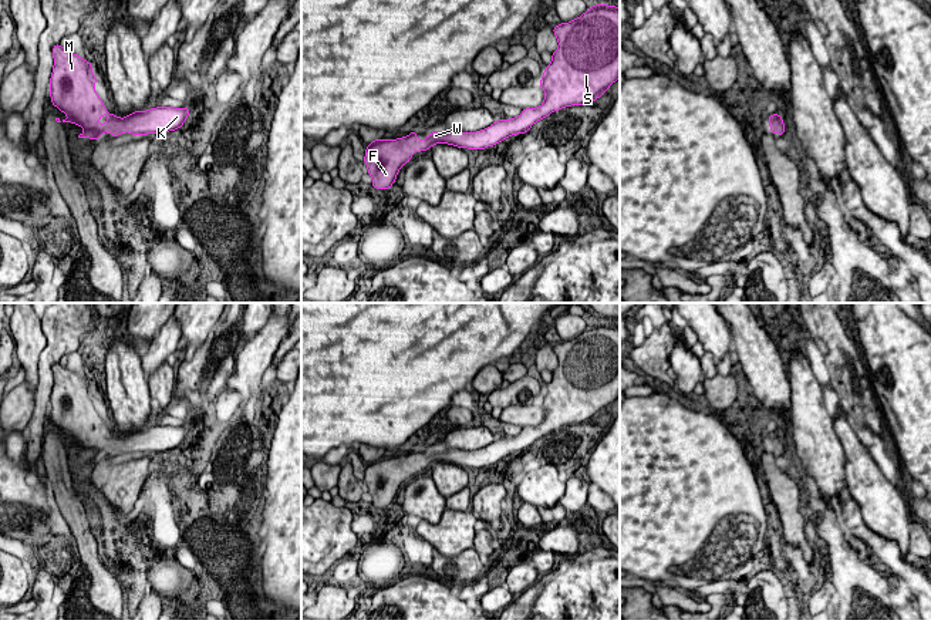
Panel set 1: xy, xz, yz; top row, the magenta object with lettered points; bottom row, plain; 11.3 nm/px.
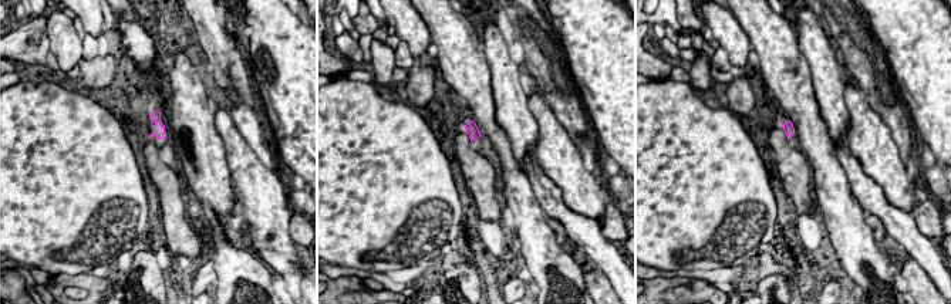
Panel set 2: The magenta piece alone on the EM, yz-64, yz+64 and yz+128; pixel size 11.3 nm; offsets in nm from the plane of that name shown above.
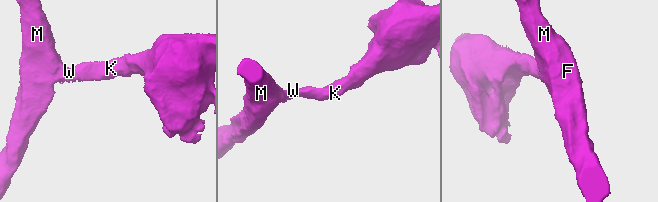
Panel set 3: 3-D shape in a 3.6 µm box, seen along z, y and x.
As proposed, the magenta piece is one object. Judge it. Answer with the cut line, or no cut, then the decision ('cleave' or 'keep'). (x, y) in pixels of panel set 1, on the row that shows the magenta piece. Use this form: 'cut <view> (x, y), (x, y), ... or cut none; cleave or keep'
cut none; keep

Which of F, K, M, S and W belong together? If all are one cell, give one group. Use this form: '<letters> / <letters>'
F K M S W

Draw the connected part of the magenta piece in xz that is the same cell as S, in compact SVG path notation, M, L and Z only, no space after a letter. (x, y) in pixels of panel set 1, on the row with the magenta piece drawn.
M591 6L573 21L554 26L553 33L559 47L539 81L544 90L540 107L524 108L519 117L502 118L478 132L438 131L419 141L414 131L398 139L375 139L364 156L371 185L378 191L389 189L415 151L426 151L435 144L468 149L493 146L510 135L530 131L534 122L554 111L594 102L620 78L620 7Z

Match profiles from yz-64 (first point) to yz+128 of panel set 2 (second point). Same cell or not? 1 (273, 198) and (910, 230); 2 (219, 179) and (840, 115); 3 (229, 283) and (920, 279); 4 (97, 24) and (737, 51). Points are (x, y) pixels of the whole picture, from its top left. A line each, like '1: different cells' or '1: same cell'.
1: same cell
2: same cell
3: different cells
4: same cell

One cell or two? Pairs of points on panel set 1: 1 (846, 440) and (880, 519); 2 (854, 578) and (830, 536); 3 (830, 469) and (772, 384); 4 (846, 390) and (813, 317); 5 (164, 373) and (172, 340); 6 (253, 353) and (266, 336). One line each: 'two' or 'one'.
1: one
2: one
3: two
4: one
5: two
6: one

